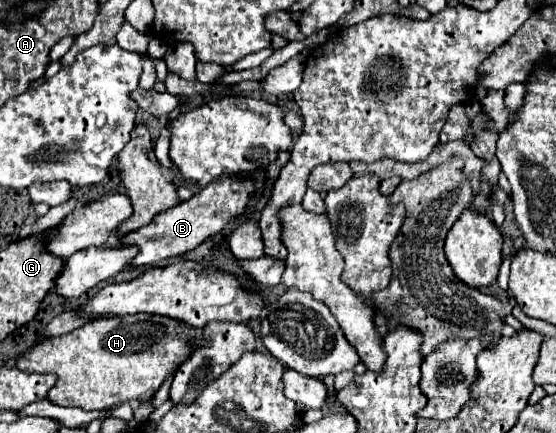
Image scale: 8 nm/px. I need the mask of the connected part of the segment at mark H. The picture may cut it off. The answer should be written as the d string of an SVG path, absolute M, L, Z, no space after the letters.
M126 315L122 319L94 319L72 333L36 343L16 367L22 371L56 373L58 381L48 399L70 407L104 407L138 399L150 401L158 387L190 357L196 327L162 315Z

